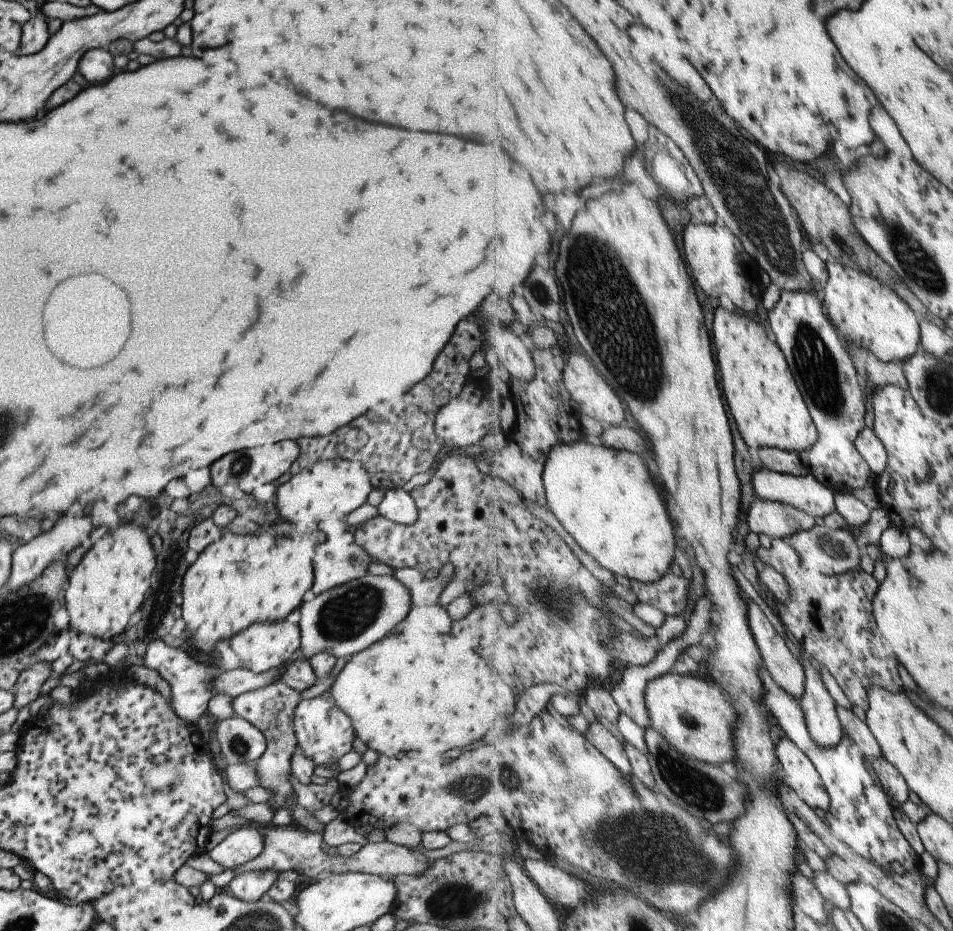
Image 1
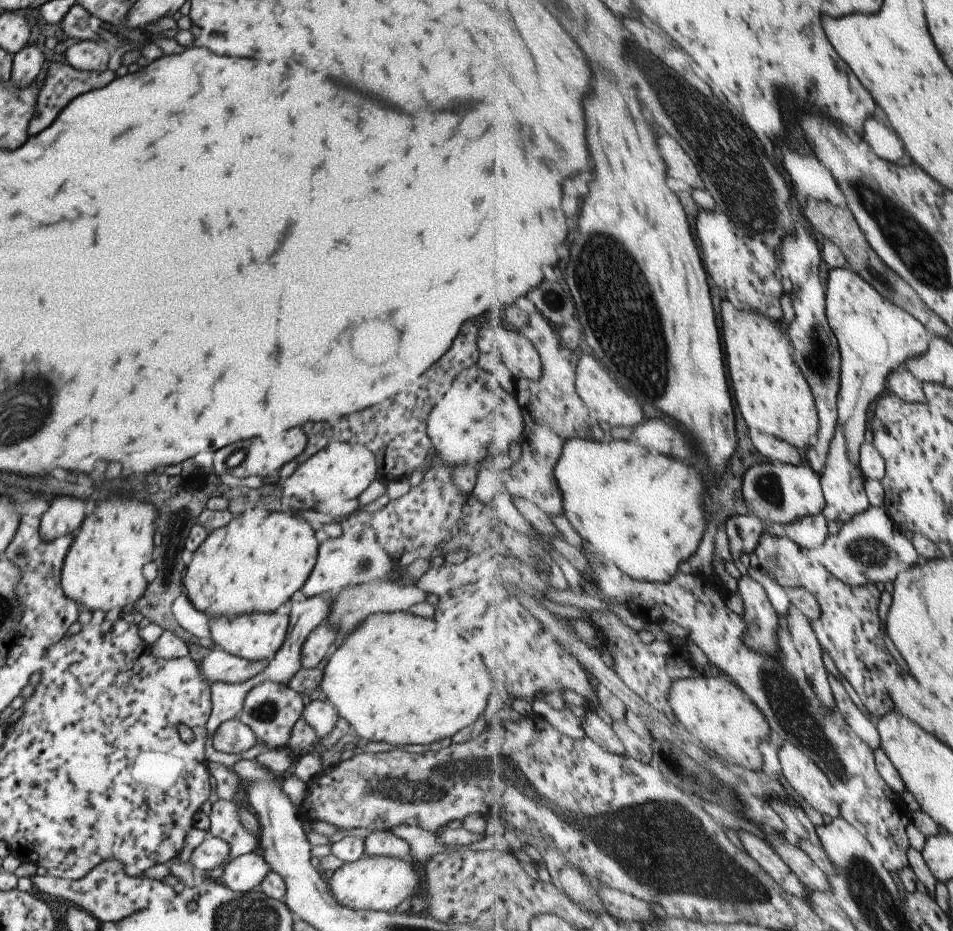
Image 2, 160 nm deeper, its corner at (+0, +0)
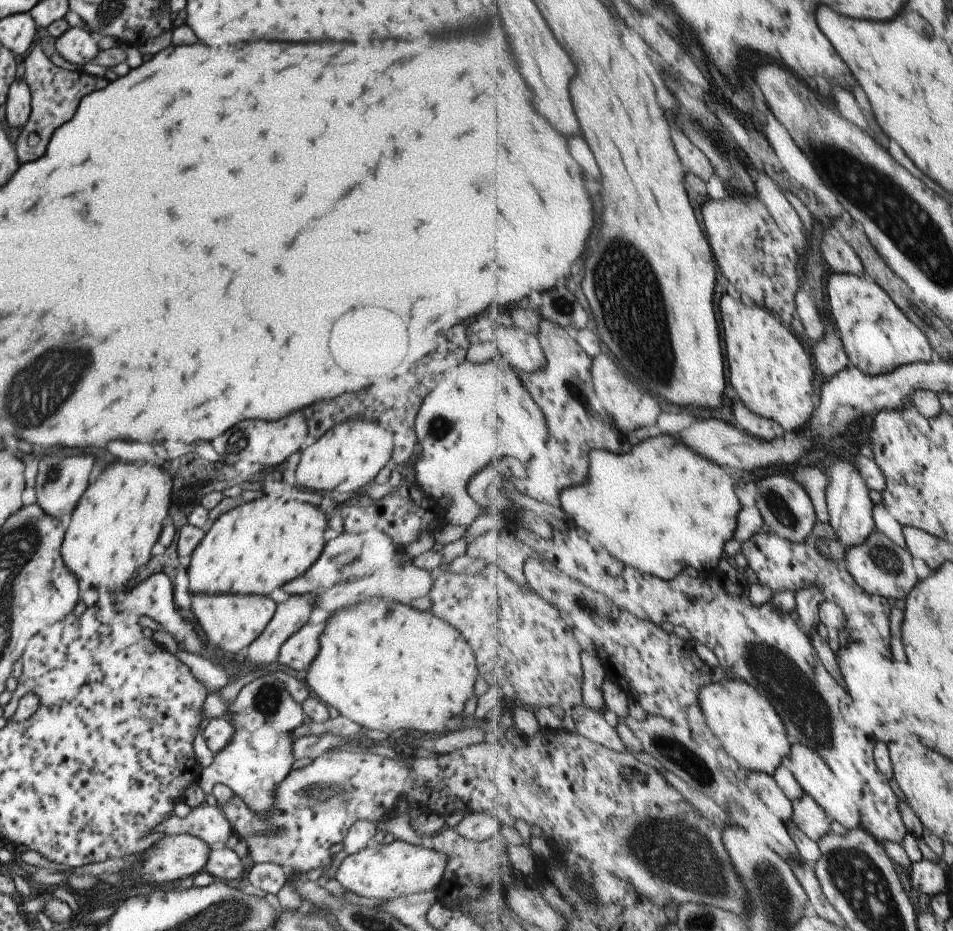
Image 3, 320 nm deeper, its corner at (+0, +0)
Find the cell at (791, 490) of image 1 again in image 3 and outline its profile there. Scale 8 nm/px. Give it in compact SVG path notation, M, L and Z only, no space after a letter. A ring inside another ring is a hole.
M780 473L757 480L761 497L757 498L756 505L761 512L764 528L777 533L779 536L794 543L807 543L812 540L818 517L811 497L811 488L799 482L797 477Z

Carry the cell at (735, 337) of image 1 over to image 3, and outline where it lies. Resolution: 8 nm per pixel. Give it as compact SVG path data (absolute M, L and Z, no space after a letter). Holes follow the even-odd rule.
M725 294L725 296L721 298L721 302L719 302L719 310L721 310L721 320L723 320L723 330L725 330L725 344L729 344L729 346L727 346L727 358L729 358L731 384L737 388L737 392L739 392L741 400L743 400L745 404L749 404L749 408L751 408L751 410L755 410L758 415L778 422L787 430L787 432L801 432L801 428L811 420L811 416L813 416L813 412L815 412L815 402L813 402L815 386L813 386L813 378L815 378L816 370L813 370L813 362L811 362L811 359L813 358L811 358L811 356L809 356L809 352L805 350L805 346L797 340L797 335L795 336L795 333L779 317L772 313L768 308L758 305L757 303L751 303L751 306L747 306L747 304L745 304L745 300L741 302L741 300L735 300L733 296Z

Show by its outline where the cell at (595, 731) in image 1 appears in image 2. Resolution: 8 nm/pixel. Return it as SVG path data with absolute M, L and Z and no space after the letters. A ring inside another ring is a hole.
M587 709L582 719L587 736L591 737L599 746L615 754L627 755L627 749L613 726L609 726L598 711Z

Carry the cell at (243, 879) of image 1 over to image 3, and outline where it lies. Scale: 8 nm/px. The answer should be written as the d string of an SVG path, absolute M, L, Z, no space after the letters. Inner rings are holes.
M229 847L209 849L203 871L215 880L228 884L239 881L246 872L249 862L241 860Z

